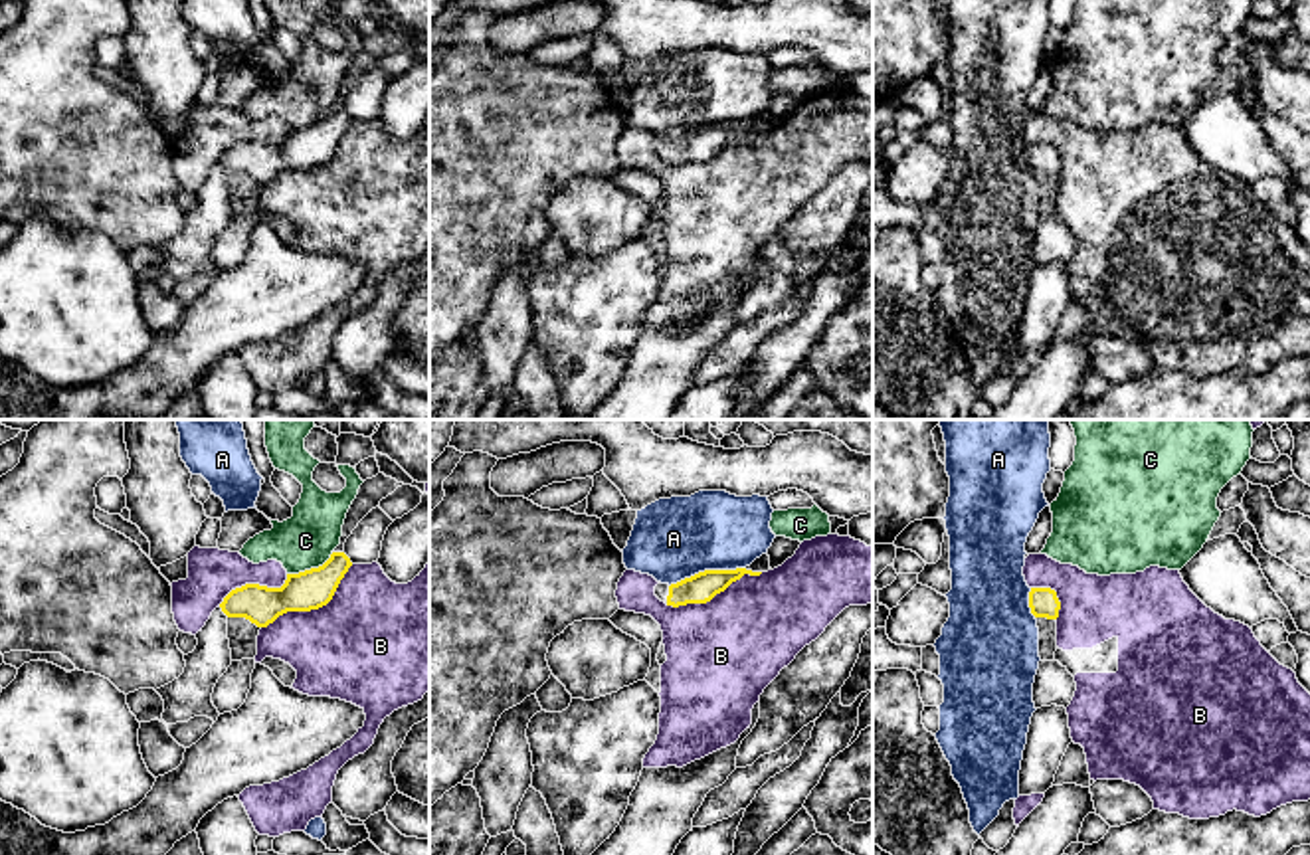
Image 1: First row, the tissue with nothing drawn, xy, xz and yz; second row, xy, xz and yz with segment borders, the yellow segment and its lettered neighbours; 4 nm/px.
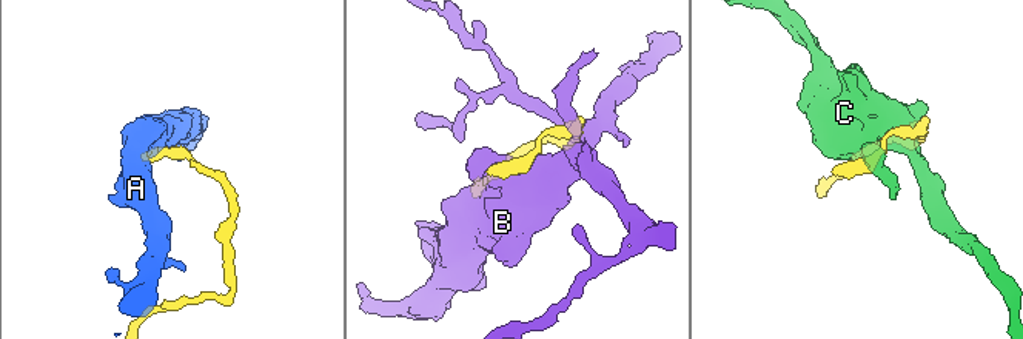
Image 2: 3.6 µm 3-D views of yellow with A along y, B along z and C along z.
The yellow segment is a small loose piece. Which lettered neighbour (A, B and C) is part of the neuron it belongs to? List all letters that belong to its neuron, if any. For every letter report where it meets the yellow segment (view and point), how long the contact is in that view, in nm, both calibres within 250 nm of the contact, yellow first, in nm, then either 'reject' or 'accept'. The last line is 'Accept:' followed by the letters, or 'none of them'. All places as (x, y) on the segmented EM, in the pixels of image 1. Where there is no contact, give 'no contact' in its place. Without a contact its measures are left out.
A: xz (707, 570) | 320 nm | 120/340 nm | reject
B: xy (313, 608) | 460 nm | 160/460 nm | reject
C: xy (311, 569) | 220 nm | 160/220 nm | reject
Accept: none of them

